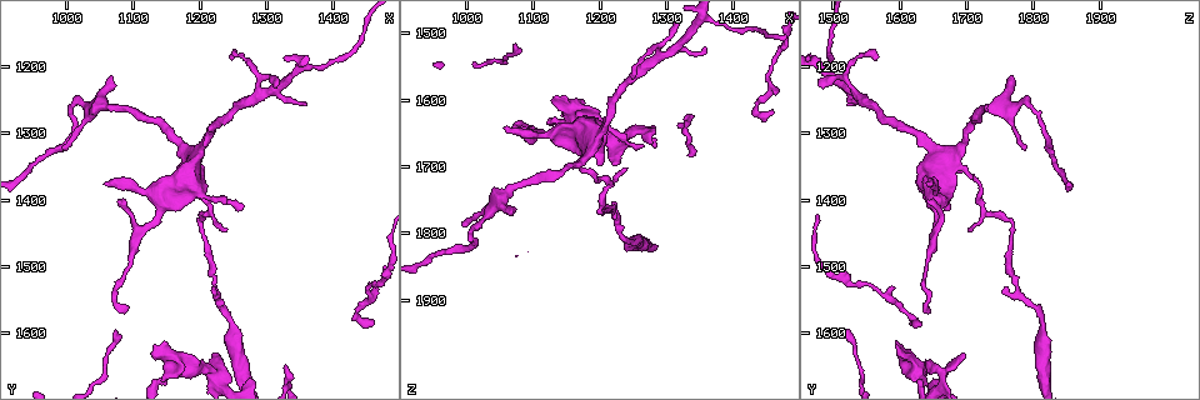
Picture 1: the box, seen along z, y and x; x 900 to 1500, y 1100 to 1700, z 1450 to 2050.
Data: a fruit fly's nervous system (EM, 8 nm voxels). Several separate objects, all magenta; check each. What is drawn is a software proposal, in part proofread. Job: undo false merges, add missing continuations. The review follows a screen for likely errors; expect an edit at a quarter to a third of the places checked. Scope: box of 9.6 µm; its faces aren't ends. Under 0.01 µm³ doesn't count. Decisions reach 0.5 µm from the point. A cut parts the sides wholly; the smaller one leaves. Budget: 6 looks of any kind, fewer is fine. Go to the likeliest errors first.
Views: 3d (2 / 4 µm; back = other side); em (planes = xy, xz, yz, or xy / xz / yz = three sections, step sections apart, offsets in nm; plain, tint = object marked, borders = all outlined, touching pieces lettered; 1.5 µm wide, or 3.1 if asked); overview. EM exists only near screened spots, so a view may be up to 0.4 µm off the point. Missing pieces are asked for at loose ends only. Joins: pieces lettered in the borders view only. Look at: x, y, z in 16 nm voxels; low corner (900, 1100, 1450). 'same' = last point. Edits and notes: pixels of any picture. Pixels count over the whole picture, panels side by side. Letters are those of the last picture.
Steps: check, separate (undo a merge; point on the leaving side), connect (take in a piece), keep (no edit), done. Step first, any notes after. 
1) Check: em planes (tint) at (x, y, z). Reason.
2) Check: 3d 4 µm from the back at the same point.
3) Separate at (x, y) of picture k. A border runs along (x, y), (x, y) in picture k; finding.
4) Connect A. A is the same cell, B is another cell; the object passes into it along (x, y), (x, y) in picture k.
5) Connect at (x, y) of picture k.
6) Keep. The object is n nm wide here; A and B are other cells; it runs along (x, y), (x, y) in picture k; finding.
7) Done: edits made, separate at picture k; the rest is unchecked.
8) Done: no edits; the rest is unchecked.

Check: em yz step 4 (borders) at (1135, 1615, 1600). Free end.

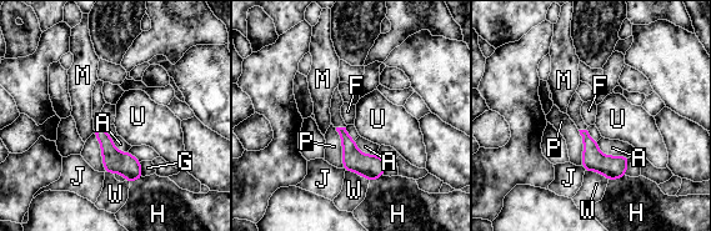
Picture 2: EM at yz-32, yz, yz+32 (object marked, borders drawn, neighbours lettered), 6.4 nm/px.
Check: em xz step 8 (borders) at the same point.

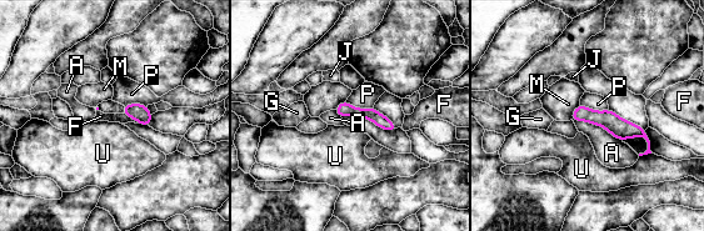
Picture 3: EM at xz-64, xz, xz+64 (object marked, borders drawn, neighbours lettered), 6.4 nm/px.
Keep. A, F, G, J, M, P and U are other cells; a border runs along (124, 113), (139, 122) in picture 3; no lettered piece goes on from it.

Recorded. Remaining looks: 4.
Check: em planes (borders) at (995, 1320, 1785). Tapers out.

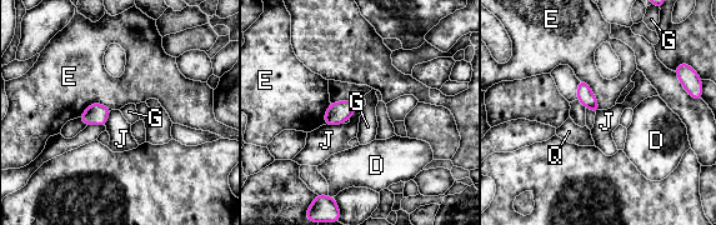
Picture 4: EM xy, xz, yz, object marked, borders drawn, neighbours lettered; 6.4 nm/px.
Keep. The object is 140 nm wide here; D, E, G, J and Q are other cells; no lettered piece goes on from it.

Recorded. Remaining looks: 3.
Check: 3d 4 µm at (1070, 1220, 1770). An open end.

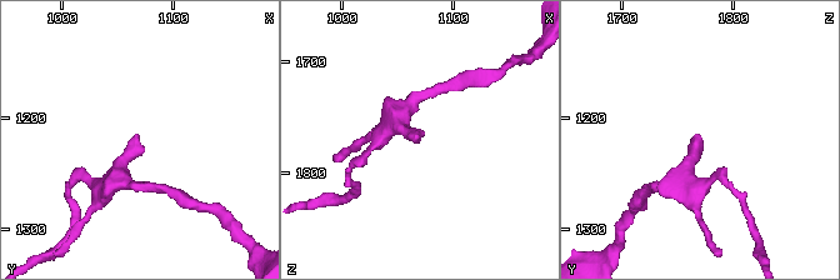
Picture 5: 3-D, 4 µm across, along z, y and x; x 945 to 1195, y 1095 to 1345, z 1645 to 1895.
Check: em planes (borders) at (1066, 1218, 1774). Now the EM.

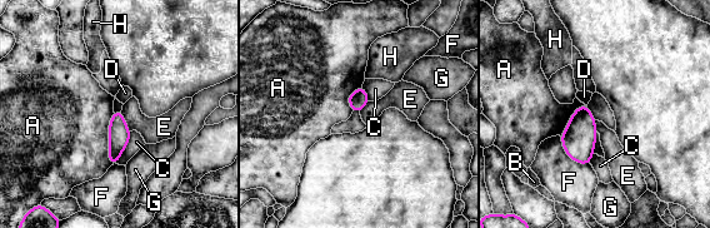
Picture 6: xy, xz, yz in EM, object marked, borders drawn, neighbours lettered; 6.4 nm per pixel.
Keep. A, B, C, D, E, F, G and H are other cells; a border runs along (121, 110), (123, 119), (130, 130) in picture 6; none of them fits.

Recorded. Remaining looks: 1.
Done: no edits; the rest is unchecked.

